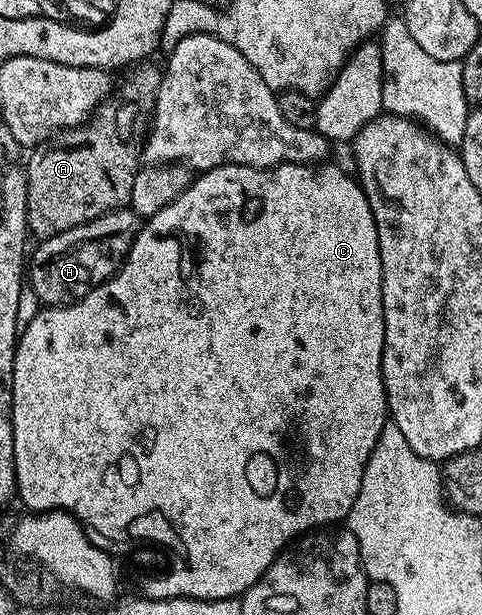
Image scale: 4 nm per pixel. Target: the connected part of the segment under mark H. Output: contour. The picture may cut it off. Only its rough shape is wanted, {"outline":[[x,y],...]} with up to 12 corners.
{"outline":[[110,211],[43,239],[28,259],[39,304],[114,276],[139,216]]}

